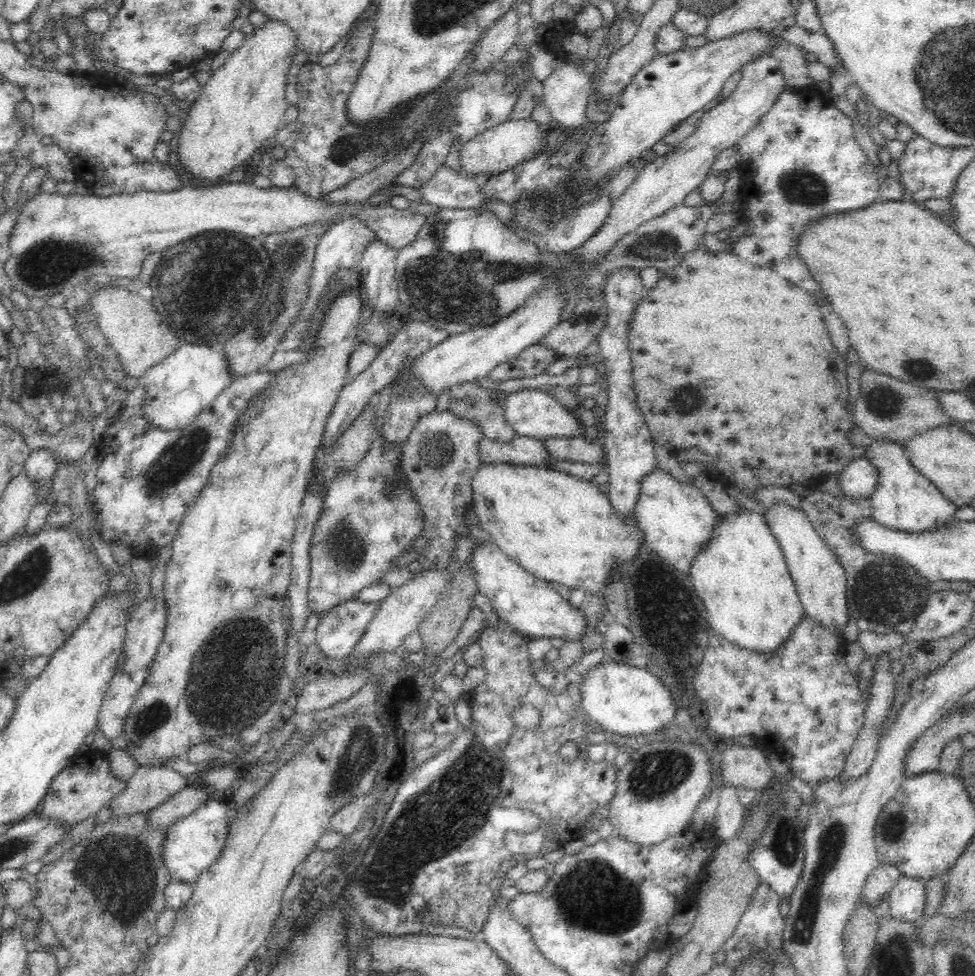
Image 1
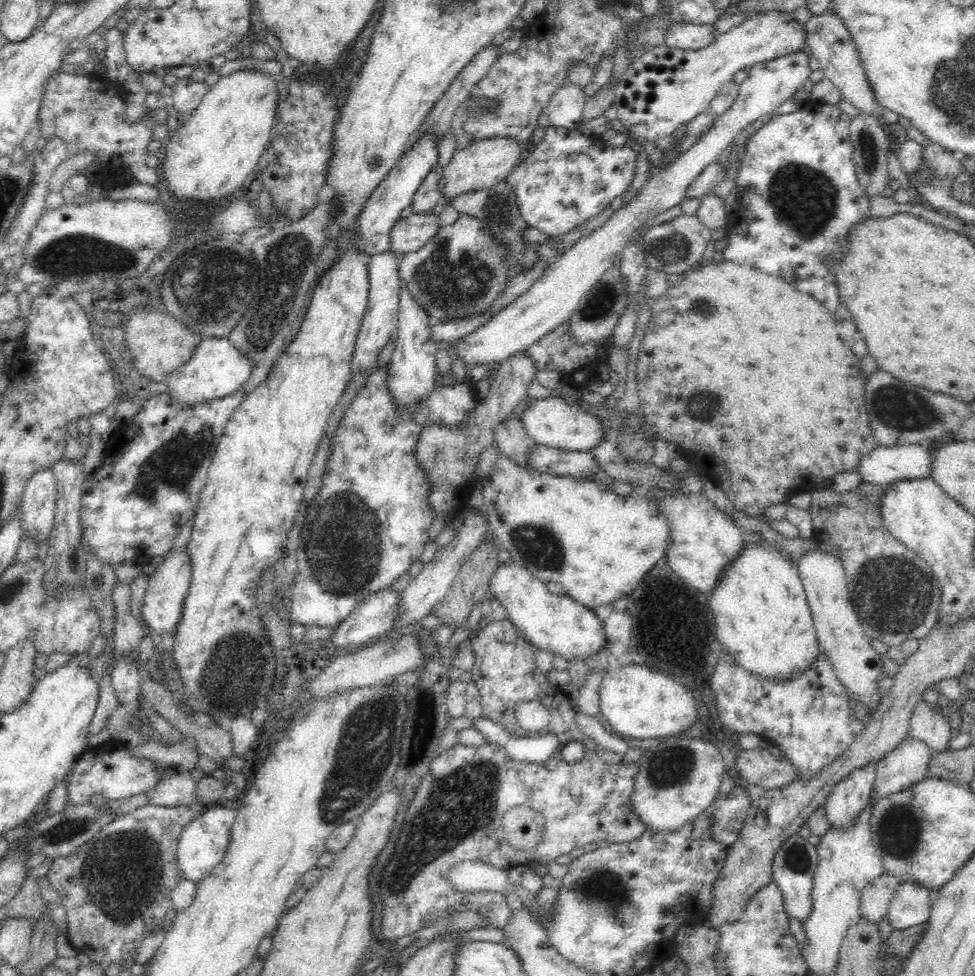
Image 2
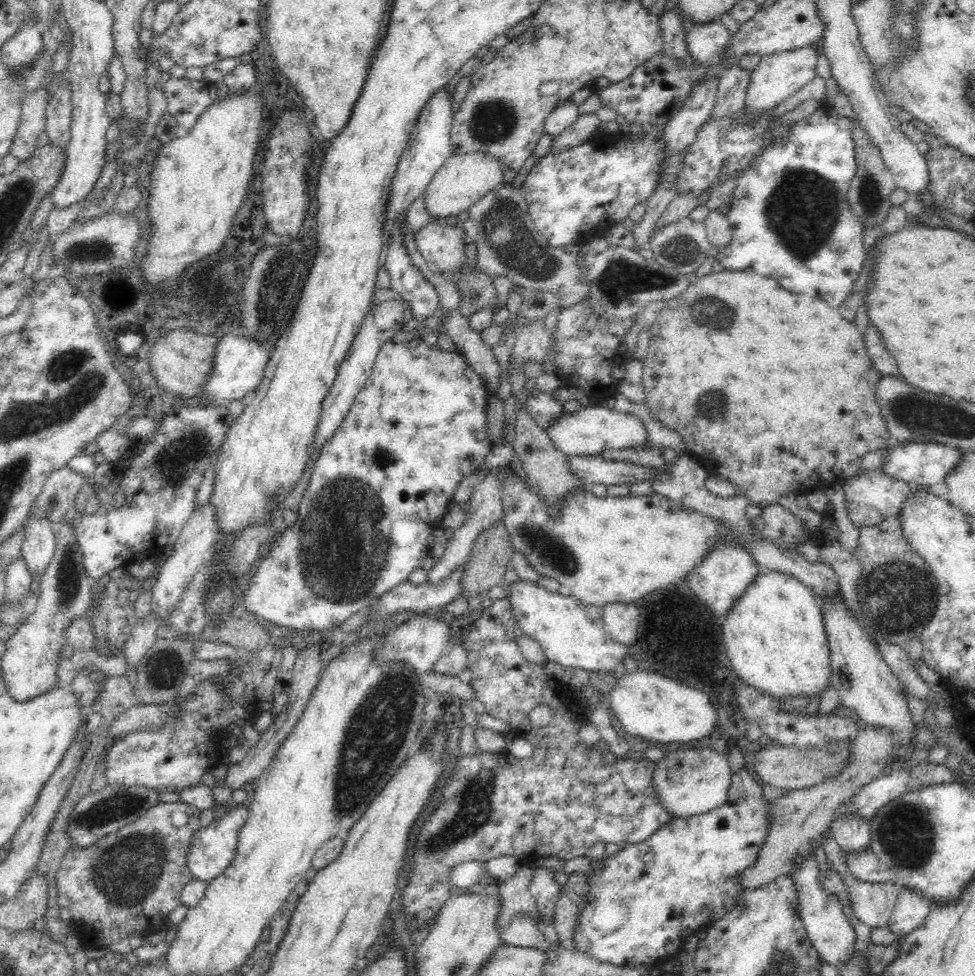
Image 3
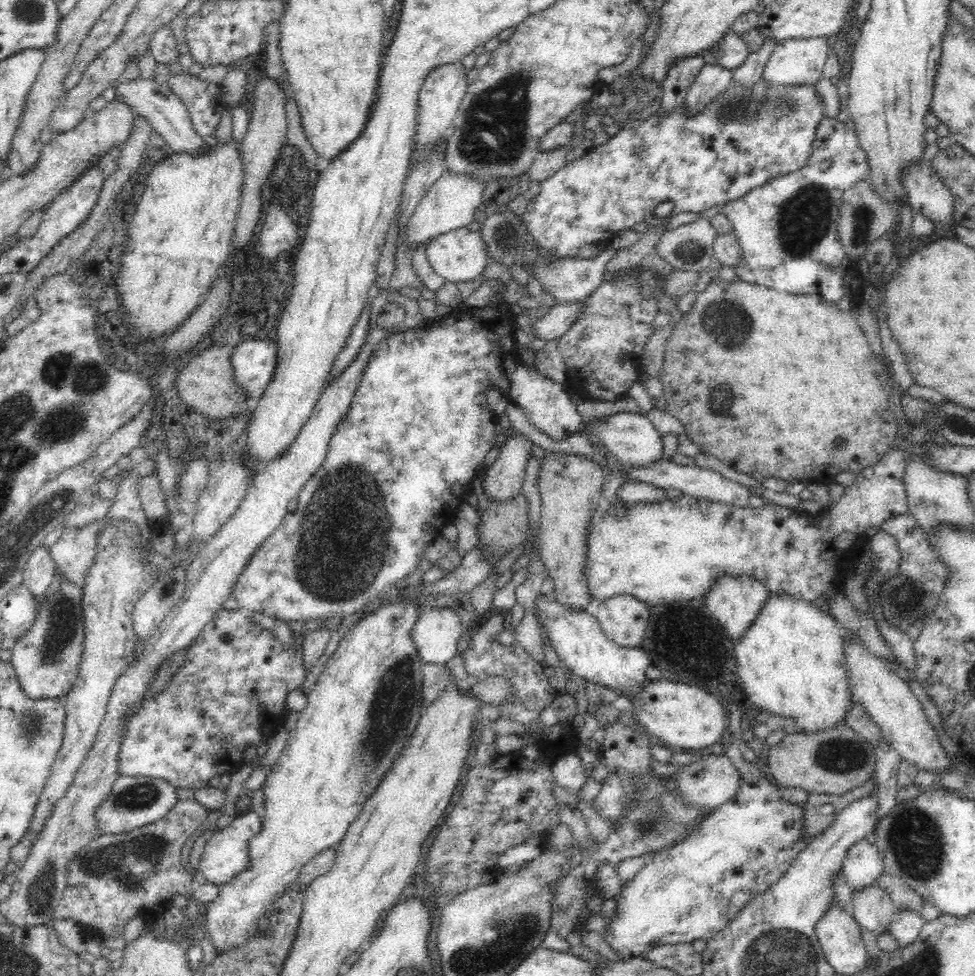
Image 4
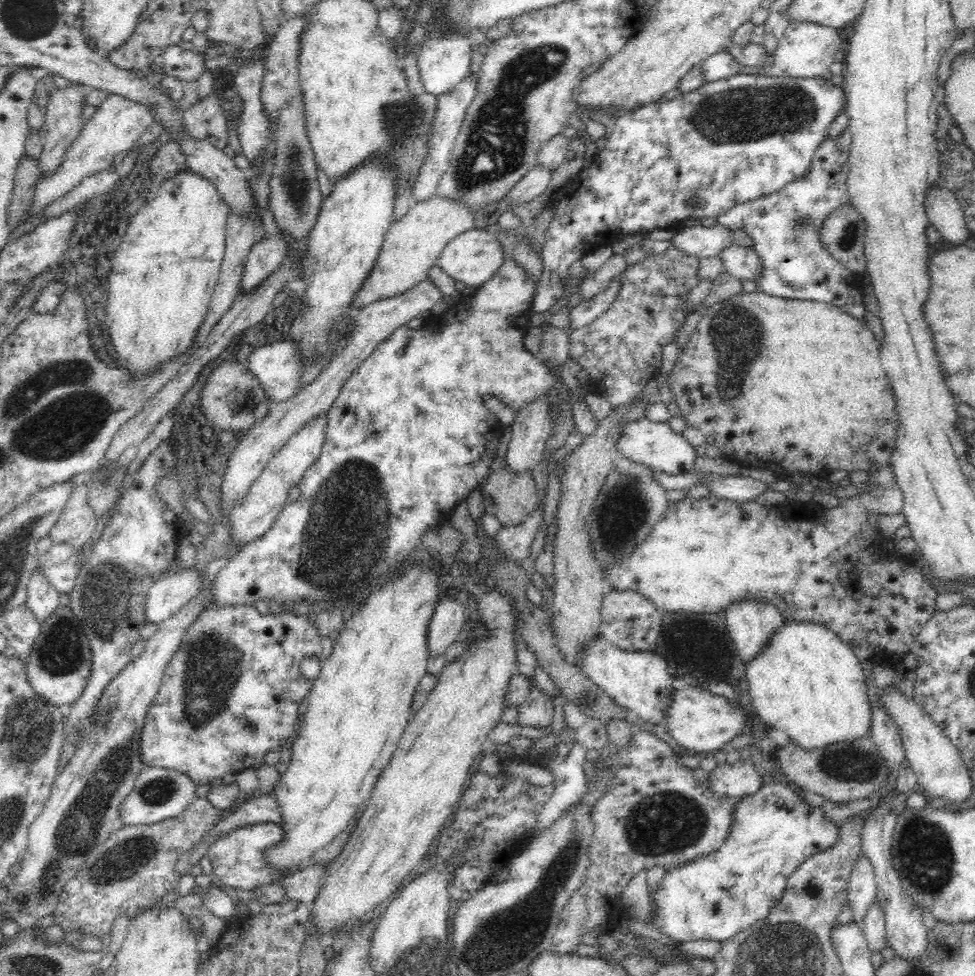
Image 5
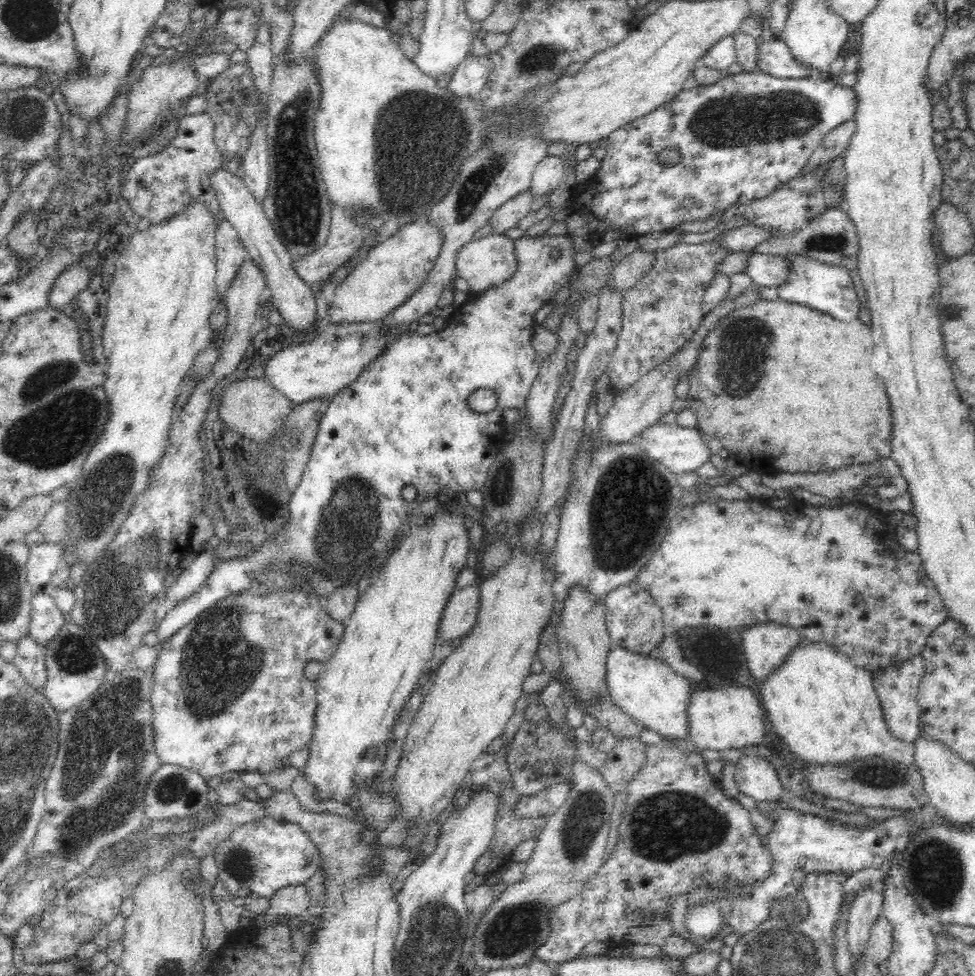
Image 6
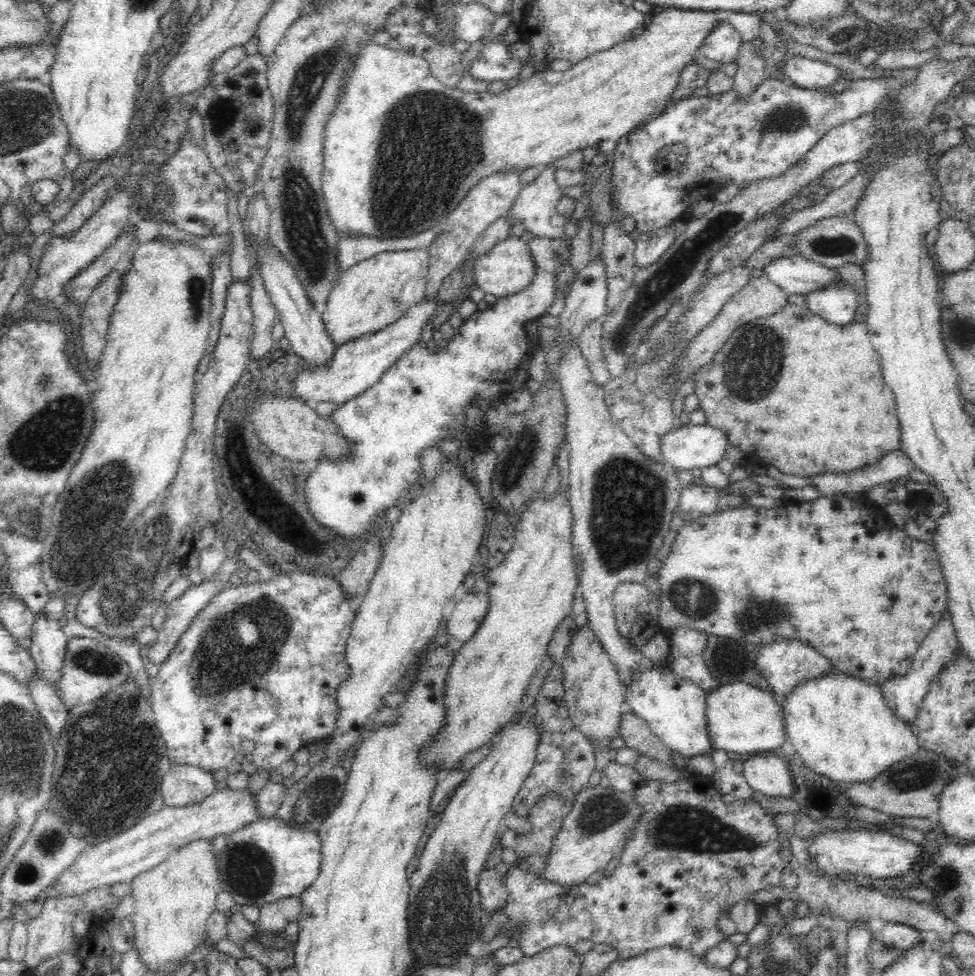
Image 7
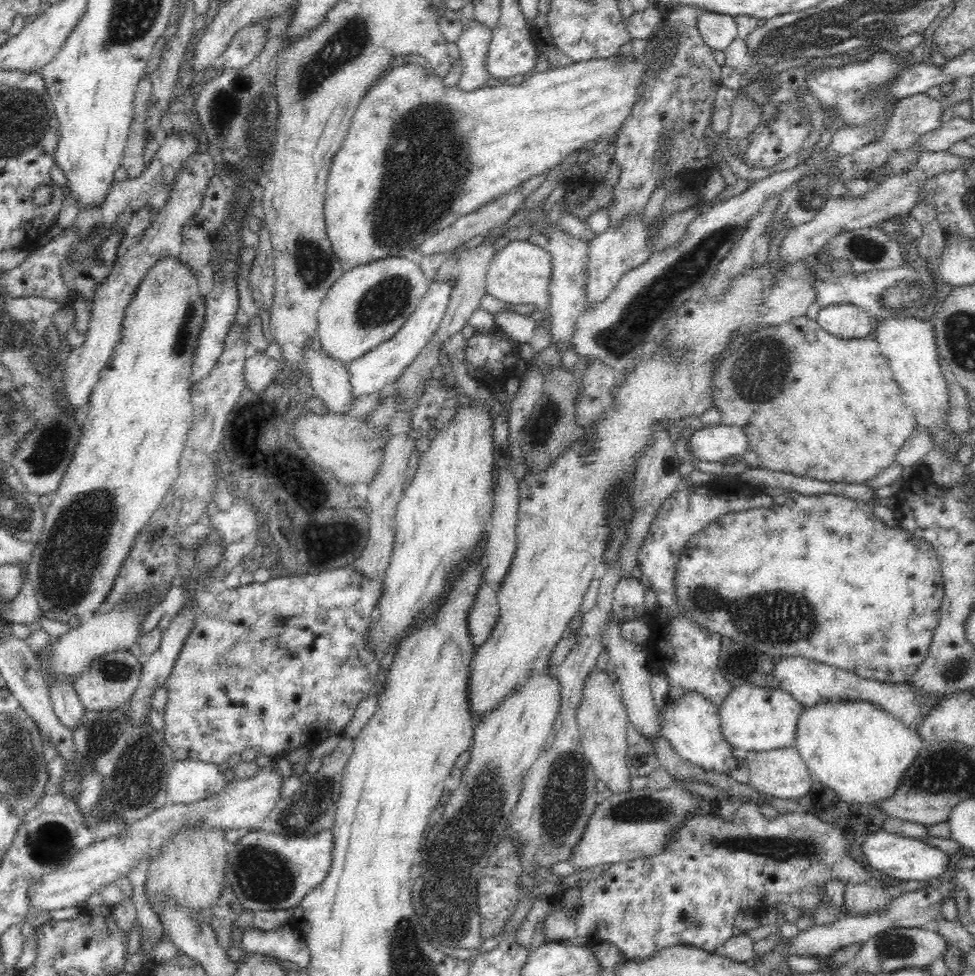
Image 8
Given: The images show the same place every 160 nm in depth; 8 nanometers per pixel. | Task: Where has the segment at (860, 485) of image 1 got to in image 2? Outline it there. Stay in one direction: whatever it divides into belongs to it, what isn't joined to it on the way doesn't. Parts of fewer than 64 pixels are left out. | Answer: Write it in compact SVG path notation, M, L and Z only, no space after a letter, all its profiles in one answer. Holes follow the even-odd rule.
M921 444L878 446L870 450L866 456L862 456L862 460L858 459L858 466L854 471L859 473L862 481L885 487L890 482L898 480L930 477L930 464L932 464L932 453L928 451L928 447Z

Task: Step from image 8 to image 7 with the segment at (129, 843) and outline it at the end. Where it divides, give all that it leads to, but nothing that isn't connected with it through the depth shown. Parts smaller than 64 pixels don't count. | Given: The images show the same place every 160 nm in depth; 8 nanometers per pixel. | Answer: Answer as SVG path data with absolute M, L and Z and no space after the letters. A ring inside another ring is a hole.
M247 788L215 790L200 804L162 808L158 813L142 818L141 822L125 832L116 834L114 838L84 848L76 860L53 882L53 896L80 894L106 884L130 884L138 874L158 866L183 845L202 839L212 840L221 835L228 836L259 818L255 796Z

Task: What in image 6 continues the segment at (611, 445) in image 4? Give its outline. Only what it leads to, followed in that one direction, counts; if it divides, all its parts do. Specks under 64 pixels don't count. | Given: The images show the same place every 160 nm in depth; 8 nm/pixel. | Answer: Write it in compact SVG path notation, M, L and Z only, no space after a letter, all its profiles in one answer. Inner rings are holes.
M657 423L640 432L636 440L640 449L644 450L650 458L662 463L675 474L697 472L705 462L709 461L710 450L702 440L701 432L696 428L682 428L673 424Z

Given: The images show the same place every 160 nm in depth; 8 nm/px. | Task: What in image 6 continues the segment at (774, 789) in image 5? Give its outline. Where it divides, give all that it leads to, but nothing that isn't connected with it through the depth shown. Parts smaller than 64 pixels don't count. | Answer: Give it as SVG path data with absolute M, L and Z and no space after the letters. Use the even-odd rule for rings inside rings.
M778 798L776 801L772 801L776 804L776 818L766 817L770 822L771 831L765 840L761 841L761 846L770 852L772 861L774 861L774 870L770 872L768 878L758 878L758 880L752 880L752 882L741 882L737 880L735 876L722 876L722 886L717 884L702 884L705 887L711 889L710 892L725 892L725 895L721 898L717 897L714 901L696 904L687 908L687 912L684 918L684 926L689 932L689 936L692 938L715 938L718 937L718 933L722 929L723 925L726 925L730 930L730 934L746 934L751 930L754 930L755 926L766 924L770 919L771 903L773 900L779 898L788 898L792 895L796 895L798 886L800 886L800 880L804 876L808 876L810 872L841 872L842 874L855 876L863 871L879 870L880 867L891 860L896 852L896 845L898 838L906 833L906 830L914 822L914 813L903 813L890 819L886 819L875 827L851 827L843 825L838 822L833 822L829 819L820 818L812 814L802 814L798 811L794 811L792 807L788 807L784 800Z

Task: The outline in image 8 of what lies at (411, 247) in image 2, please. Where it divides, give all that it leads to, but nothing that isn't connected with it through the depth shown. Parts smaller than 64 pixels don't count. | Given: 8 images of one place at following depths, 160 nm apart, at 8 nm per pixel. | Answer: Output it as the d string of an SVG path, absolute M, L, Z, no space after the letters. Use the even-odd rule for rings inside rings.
M510 240L491 258L485 276L485 291L489 296L506 304L535 304L538 310L547 315L541 324L548 328L552 317L548 310L550 272L552 259L550 253L528 240Z

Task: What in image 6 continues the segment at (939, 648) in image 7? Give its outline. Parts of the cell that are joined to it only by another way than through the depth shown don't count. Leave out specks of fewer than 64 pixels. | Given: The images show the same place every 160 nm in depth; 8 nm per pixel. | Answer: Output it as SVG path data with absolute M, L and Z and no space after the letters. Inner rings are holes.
M918 654L900 665L888 666L873 678L873 685L882 705L882 719L886 721L894 739L904 743L913 742L919 734L920 707L917 696L922 674L924 674L924 659Z

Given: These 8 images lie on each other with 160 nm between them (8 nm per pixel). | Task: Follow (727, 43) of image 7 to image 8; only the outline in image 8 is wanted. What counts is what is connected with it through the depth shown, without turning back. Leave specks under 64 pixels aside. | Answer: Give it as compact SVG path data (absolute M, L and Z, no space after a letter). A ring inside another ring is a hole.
M703 11L697 20L697 29L702 40L714 54L723 51L737 37L737 24L734 18L725 14Z

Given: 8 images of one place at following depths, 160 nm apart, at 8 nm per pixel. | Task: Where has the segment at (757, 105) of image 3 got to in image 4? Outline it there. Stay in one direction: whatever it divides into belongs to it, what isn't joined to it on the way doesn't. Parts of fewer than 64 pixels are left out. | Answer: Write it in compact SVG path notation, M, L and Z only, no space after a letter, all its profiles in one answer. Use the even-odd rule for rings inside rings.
M788 39L776 43L761 80L772 86L814 85L822 77L831 39Z

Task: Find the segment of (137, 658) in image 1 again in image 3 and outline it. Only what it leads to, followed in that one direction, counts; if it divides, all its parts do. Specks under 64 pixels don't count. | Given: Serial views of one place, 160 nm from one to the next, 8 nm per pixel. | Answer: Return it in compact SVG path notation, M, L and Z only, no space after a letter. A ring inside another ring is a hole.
M210 503L202 507L195 507L188 522L180 533L177 543L173 546L173 553L164 560L159 568L156 583L151 588L151 613L158 617L158 621L165 622L168 615L177 607L186 587L192 582L192 578L198 574L198 569L211 557L214 544L218 542L218 521L212 511Z

